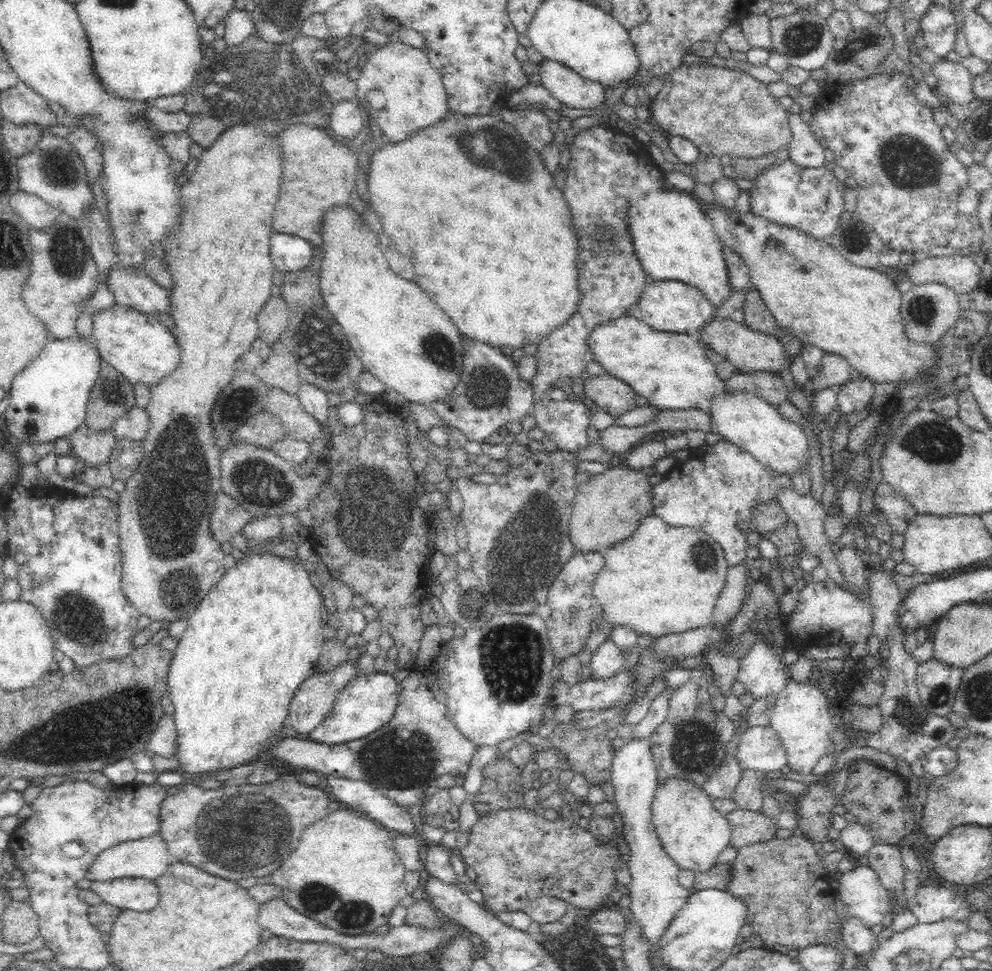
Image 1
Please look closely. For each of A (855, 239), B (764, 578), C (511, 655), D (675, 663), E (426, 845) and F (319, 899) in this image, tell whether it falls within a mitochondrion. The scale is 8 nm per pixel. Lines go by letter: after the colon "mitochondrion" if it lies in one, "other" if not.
A: mitochondrion
B: other
C: mitochondrion
D: other
E: other
F: mitochondrion

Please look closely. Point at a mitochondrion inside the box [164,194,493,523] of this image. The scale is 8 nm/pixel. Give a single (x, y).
(256, 481)

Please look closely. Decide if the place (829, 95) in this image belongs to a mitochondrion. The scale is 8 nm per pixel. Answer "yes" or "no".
no

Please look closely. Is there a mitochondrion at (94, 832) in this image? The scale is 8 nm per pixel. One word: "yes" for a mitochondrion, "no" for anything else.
no

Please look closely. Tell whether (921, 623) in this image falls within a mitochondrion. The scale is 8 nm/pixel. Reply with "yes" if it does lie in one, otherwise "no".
no

